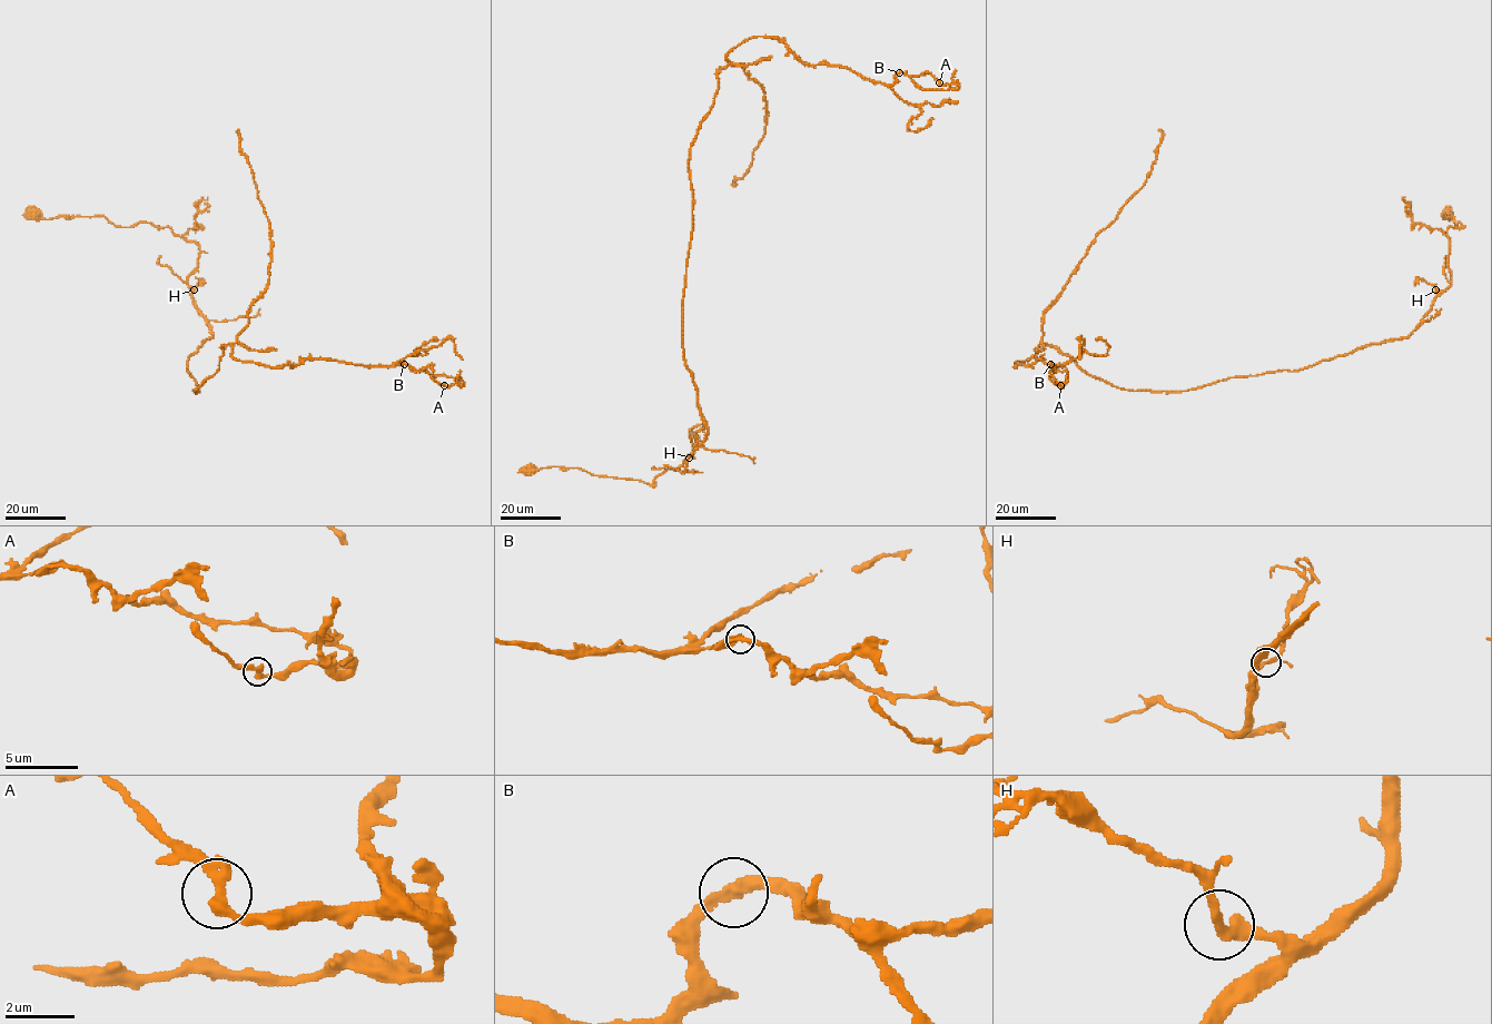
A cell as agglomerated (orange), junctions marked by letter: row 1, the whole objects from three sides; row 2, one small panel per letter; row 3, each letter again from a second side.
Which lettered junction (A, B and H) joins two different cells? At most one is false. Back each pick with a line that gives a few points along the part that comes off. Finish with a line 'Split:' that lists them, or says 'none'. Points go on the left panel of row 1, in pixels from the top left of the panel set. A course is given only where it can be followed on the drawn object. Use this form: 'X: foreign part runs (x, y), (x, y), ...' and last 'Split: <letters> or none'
Split: none

